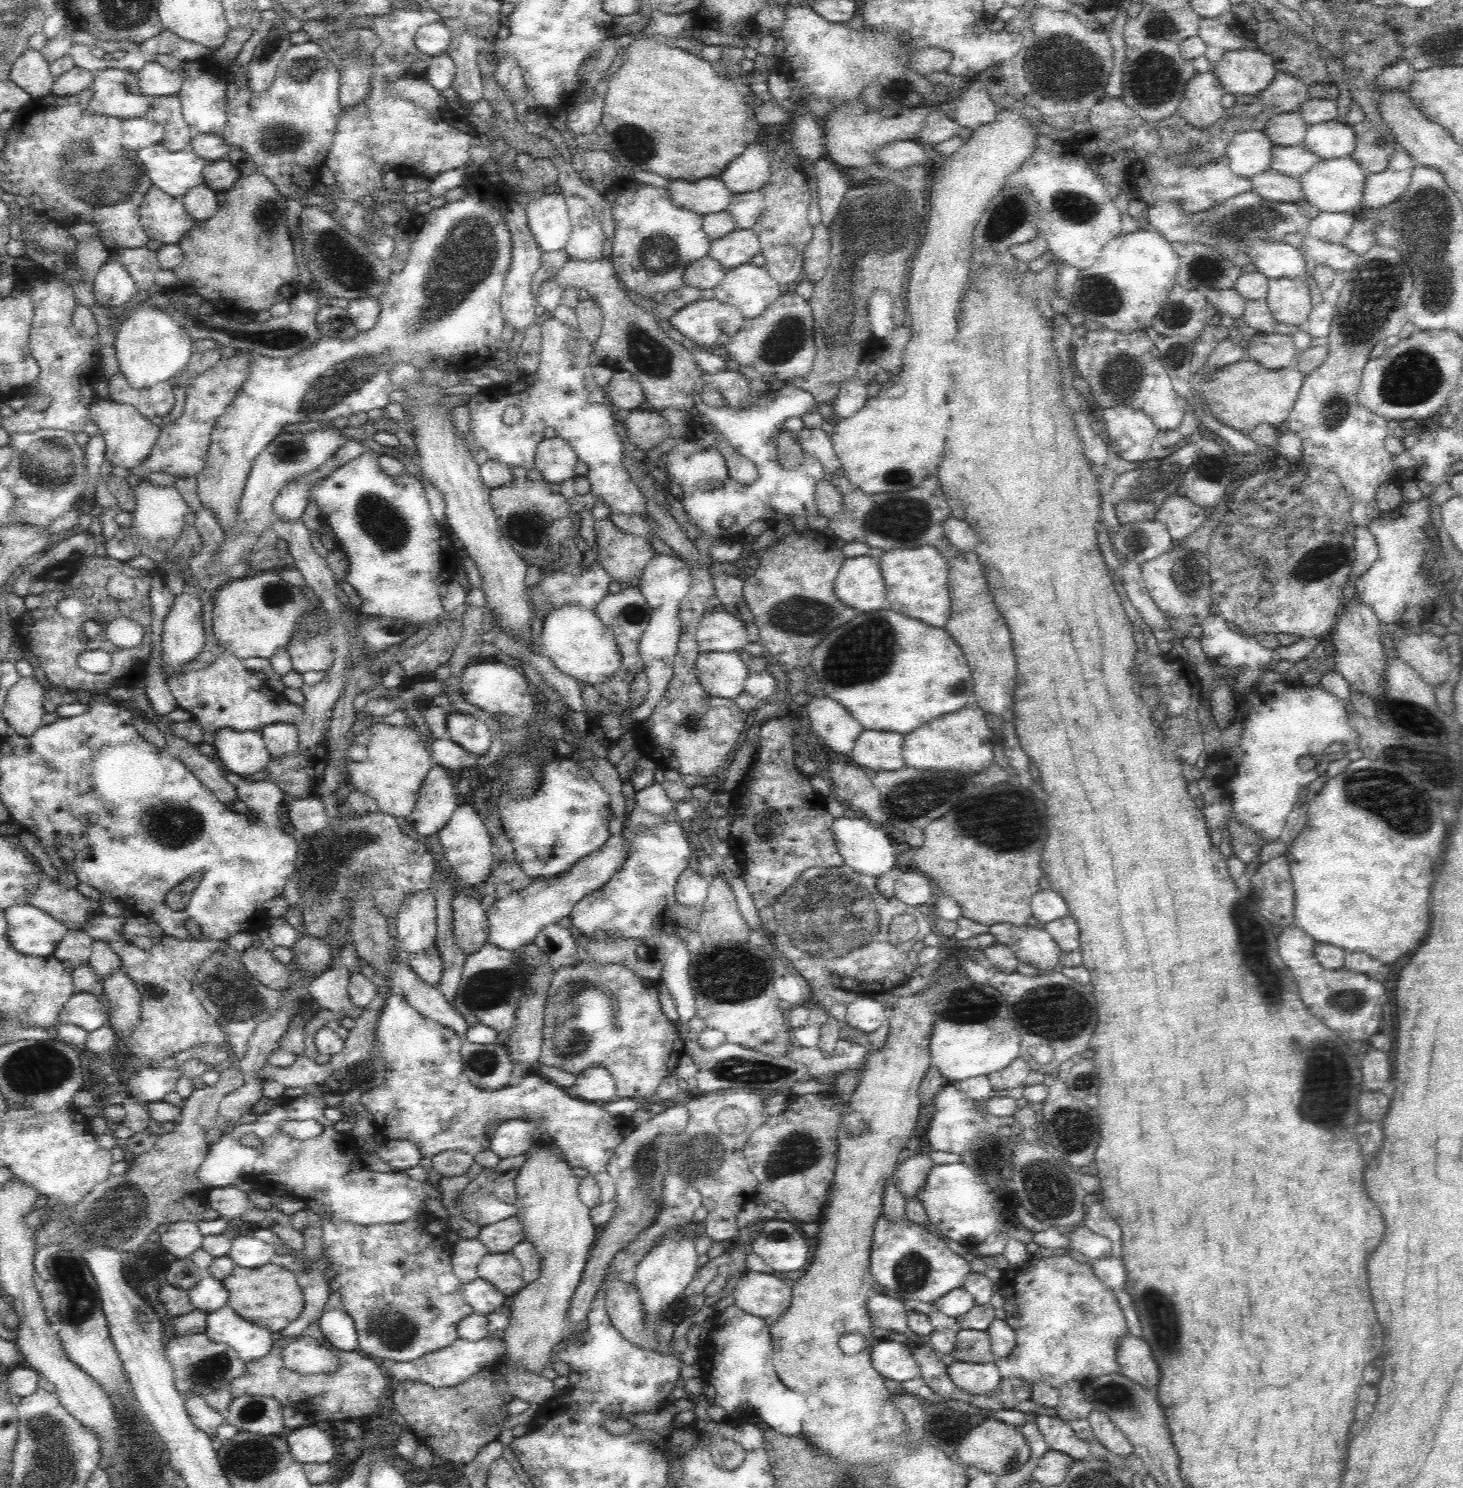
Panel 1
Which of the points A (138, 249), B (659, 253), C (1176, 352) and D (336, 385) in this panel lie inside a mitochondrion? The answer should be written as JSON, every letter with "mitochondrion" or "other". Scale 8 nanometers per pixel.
{"A":"other","B":"mitochondrion","C":"mitochondrion","D":"mitochondrion"}

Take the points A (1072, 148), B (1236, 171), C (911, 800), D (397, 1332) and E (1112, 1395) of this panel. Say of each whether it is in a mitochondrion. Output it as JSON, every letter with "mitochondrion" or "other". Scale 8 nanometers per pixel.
{"A":"other","B":"other","C":"mitochondrion","D":"mitochondrion","E":"mitochondrion"}

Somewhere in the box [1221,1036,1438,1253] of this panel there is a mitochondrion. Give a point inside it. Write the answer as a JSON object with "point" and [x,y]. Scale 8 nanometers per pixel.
{"point":[1314,1109]}

